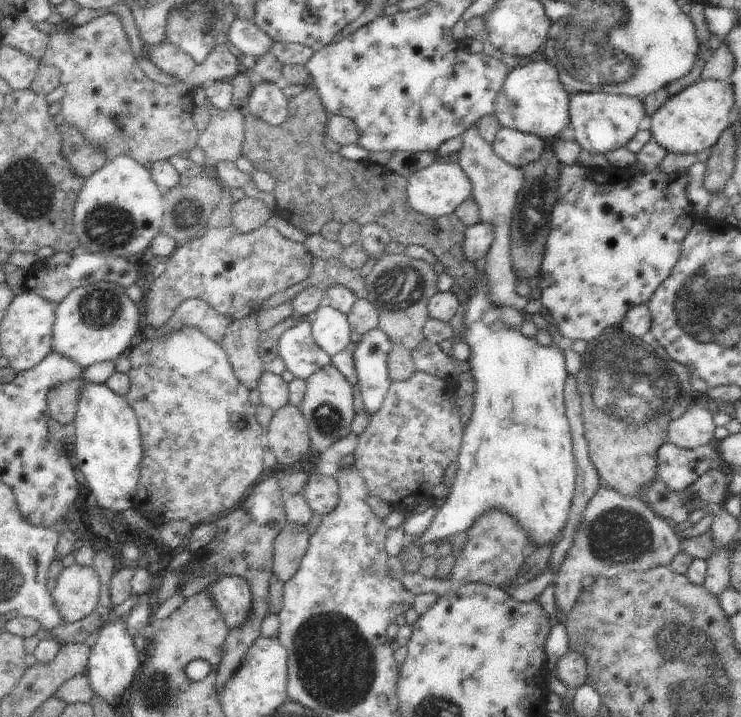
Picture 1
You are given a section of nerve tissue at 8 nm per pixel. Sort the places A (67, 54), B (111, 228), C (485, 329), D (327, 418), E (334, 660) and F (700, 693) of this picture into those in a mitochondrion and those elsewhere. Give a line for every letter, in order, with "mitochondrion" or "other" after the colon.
A: other
B: mitochondrion
C: other
D: mitochondrion
E: mitochondrion
F: mitochondrion

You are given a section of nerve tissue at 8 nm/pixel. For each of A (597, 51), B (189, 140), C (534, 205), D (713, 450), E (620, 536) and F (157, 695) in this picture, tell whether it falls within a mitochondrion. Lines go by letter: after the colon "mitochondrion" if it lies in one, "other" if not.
A: mitochondrion
B: other
C: mitochondrion
D: other
E: mitochondrion
F: mitochondrion

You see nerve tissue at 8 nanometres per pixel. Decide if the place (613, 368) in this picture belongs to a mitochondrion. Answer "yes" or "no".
yes

